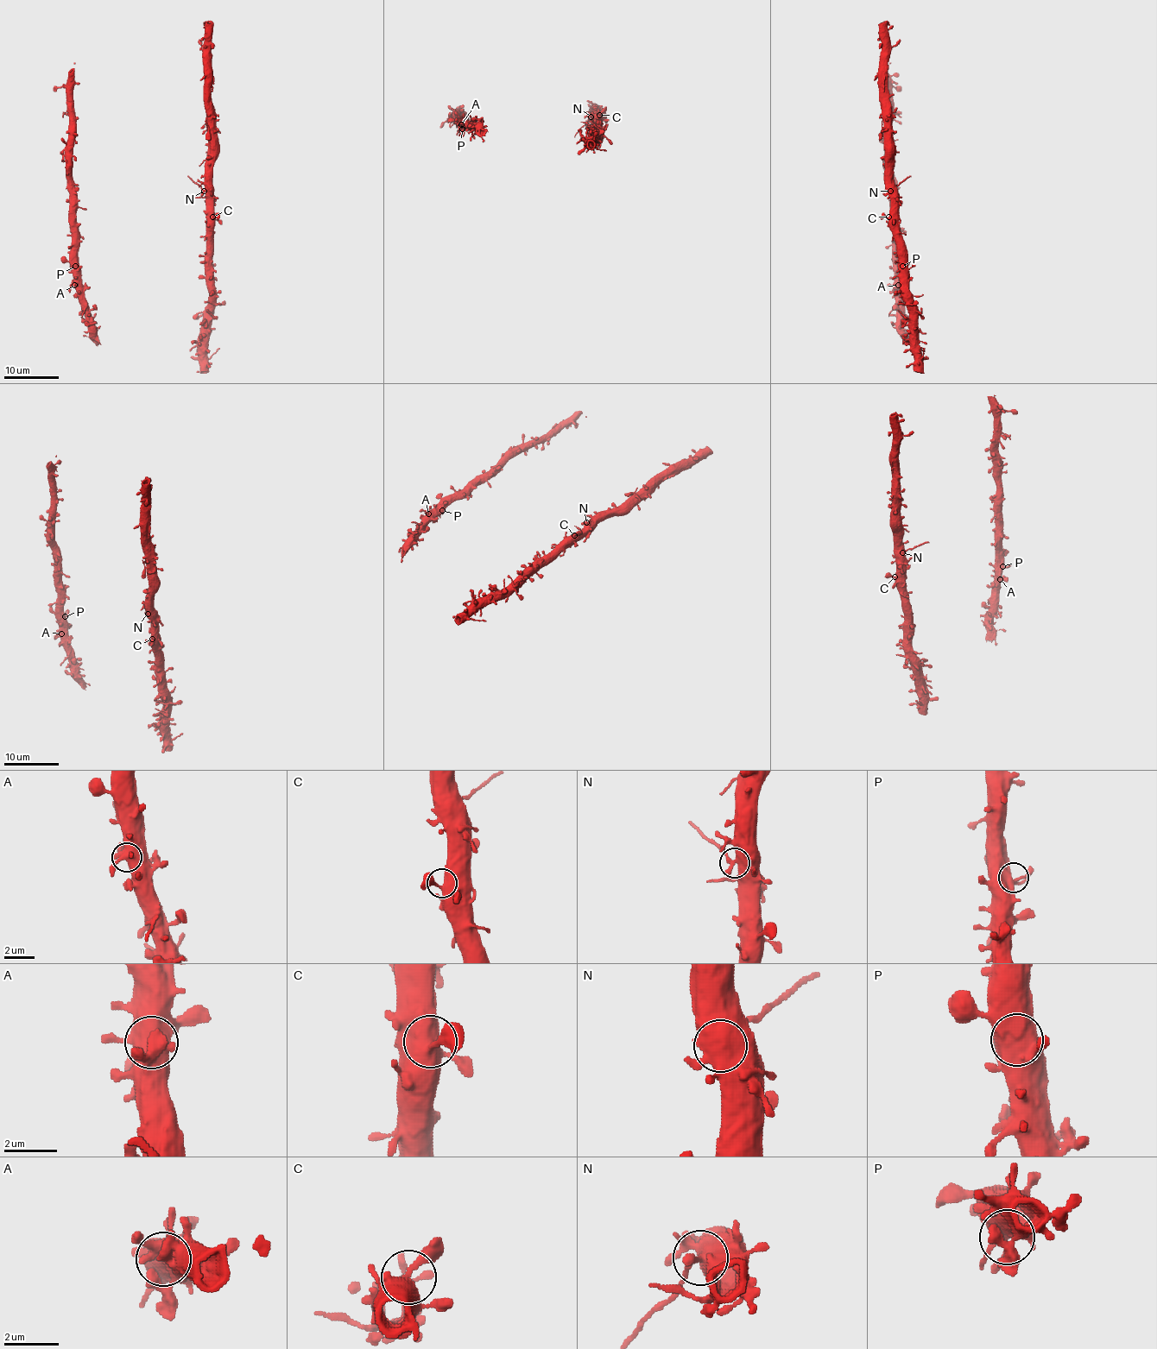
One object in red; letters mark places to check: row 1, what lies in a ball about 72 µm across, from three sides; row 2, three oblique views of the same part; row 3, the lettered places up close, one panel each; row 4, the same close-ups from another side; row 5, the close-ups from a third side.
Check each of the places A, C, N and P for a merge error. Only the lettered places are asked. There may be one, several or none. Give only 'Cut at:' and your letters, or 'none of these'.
Cut at: N

